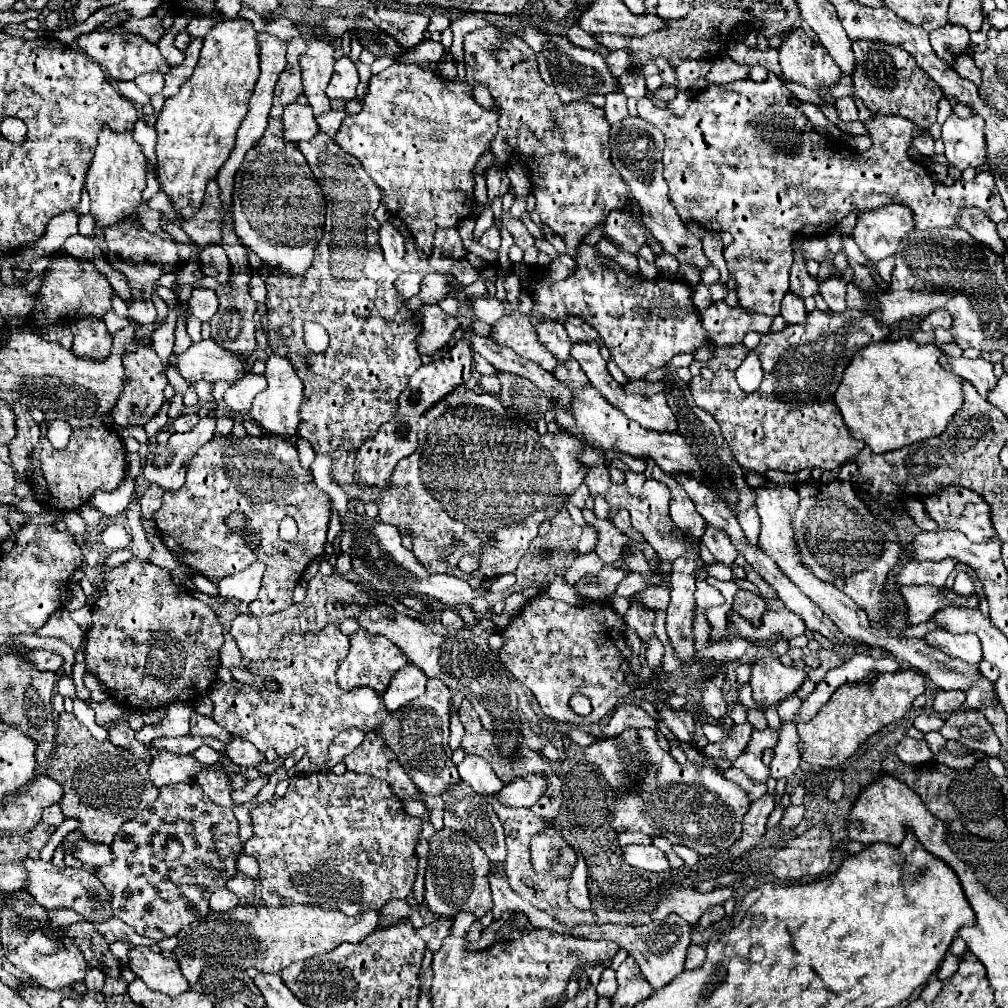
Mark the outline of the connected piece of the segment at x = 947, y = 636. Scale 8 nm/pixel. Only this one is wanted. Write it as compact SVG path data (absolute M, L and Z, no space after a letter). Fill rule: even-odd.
M934 630L924 638L930 646L942 650L952 658L960 658L968 664L978 664L982 660L982 646L974 634L952 634Z

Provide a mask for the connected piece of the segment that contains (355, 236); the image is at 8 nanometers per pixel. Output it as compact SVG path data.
M318 132L310 142L298 142L298 148L306 156L326 196L326 222L322 240L318 242L316 248L316 256L330 258L332 254L346 254L346 252L366 252L366 254L382 252L378 244L380 224L374 218L374 212L380 204L380 188L368 174L364 174L362 164L354 156L342 152L340 146L336 146L334 140L324 132Z

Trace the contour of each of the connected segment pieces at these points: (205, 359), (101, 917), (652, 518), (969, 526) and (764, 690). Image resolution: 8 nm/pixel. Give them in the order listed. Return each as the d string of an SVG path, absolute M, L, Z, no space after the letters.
M202 340L202 342L196 342L192 344L186 352L182 354L176 354L172 352L172 356L168 358L168 364L178 368L178 372L182 374L182 378L188 382L188 389L183 397L183 402L185 405L197 406L199 403L199 397L193 387L194 382L198 380L206 380L206 382L216 382L216 380L226 380L226 382L236 382L238 378L242 378L244 372L250 372L252 368L252 362L256 358L262 358L262 352L256 350L248 362L236 358L234 354L226 352L224 348L218 348L218 344L214 340Z
M26 858L24 862L26 868L26 892L34 896L34 900L44 906L44 908L70 908L76 910L78 914L82 914L88 922L100 924L110 920L114 914L110 910L110 902L106 896L106 890L102 890L102 882L98 882L98 876L84 870L84 868L66 868L66 870L58 870L58 866L54 866L52 862L44 862L44 860L32 860Z
M646 480L646 496L630 496L626 486L624 484L618 484L618 486L612 486L616 488L614 494L606 494L606 502L610 506L622 506L630 512L630 518L632 518L632 526L642 532L644 540L648 544L654 546L654 550L660 554L660 560L662 562L674 562L678 556L682 556L684 552L689 548L688 539L680 530L678 526L672 522L670 518L670 500L672 500L672 494L670 490L662 484L662 482L656 482L656 480Z
M946 486L944 490L940 490L936 494L924 496L922 502L924 502L928 516L932 520L936 520L940 530L958 530L958 532L966 534L966 538L970 538L972 542L982 542L982 540L988 540L994 536L990 506L986 506L986 502L972 490L966 490L962 486Z
M774 656L752 664L750 686L754 690L754 700L764 706L774 706L780 700L786 700L800 688L804 680L806 672L802 668L788 668Z

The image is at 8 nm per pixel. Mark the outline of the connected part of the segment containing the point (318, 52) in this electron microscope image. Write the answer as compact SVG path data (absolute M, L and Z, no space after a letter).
M310 40L308 50L300 56L304 94L314 110L314 114L330 112L330 100L326 98L326 86L332 76L334 48L328 40Z

